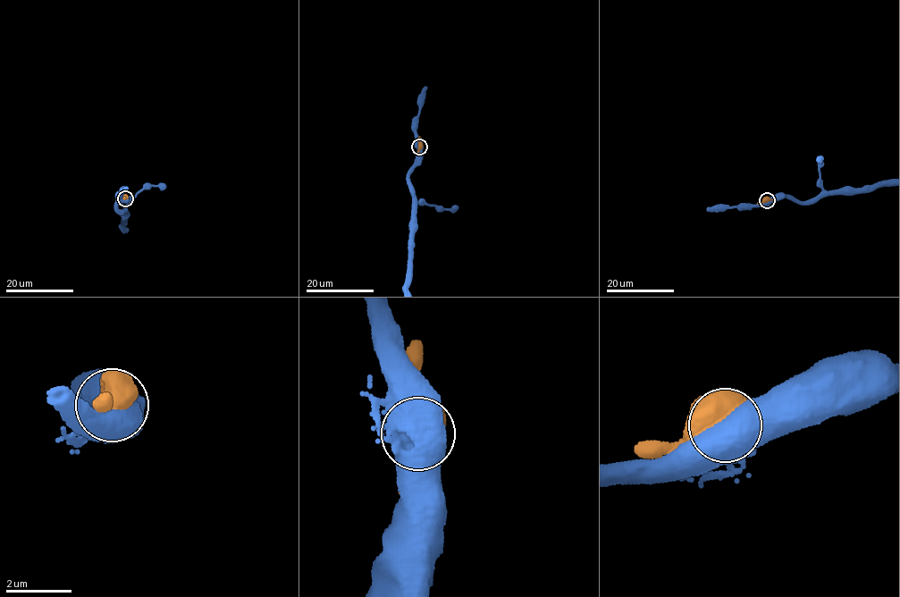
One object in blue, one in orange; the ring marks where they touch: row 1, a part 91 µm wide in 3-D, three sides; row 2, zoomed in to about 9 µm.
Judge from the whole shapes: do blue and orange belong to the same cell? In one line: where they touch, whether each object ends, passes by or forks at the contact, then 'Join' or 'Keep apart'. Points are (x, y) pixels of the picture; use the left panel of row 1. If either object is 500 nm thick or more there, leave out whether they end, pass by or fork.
Place: (125, 198). Keep apart

